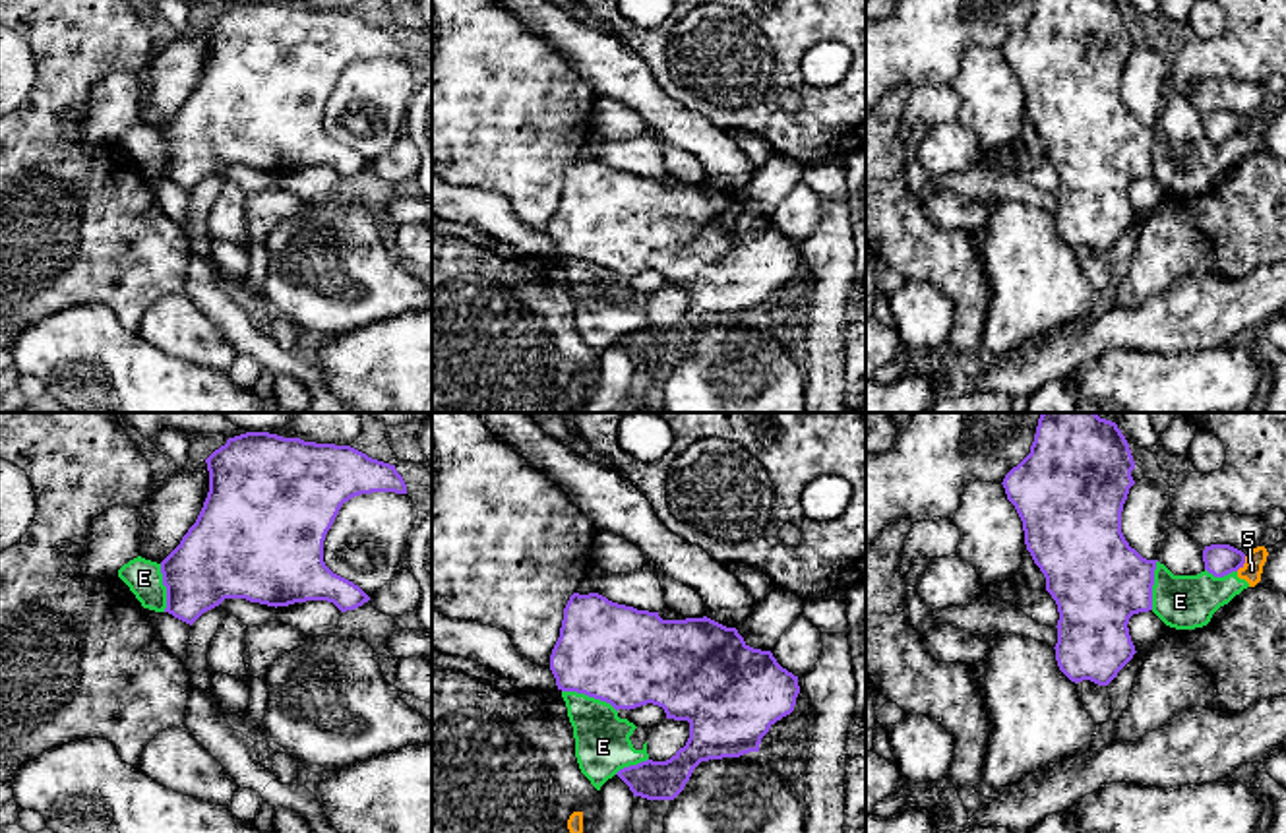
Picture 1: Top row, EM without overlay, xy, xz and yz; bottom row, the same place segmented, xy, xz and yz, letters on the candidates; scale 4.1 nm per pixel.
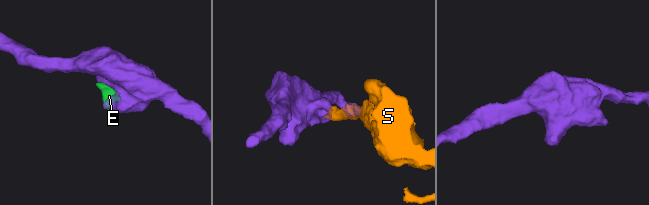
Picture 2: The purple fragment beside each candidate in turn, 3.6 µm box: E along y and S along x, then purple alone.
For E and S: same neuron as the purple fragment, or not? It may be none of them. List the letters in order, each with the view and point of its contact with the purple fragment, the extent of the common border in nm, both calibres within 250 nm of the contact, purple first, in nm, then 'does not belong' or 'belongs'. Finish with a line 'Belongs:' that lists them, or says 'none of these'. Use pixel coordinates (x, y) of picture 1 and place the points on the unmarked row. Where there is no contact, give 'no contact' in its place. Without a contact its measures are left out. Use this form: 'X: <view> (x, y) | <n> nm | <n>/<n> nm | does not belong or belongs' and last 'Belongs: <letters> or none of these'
E: xz (589, 262) | 240 nm | 400/240 nm | does not belong
S: yz (1242, 130) | 80 nm | 130/90 nm | does not belong
Belongs: none of these

